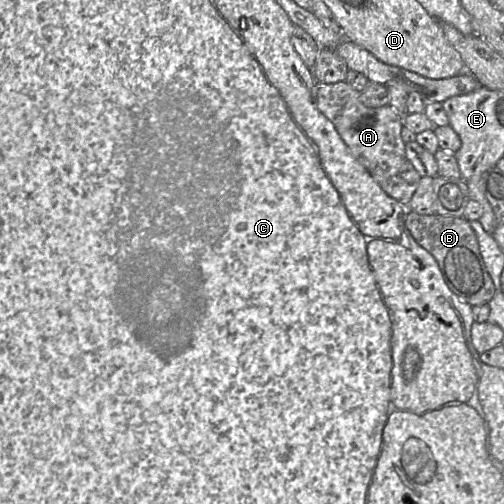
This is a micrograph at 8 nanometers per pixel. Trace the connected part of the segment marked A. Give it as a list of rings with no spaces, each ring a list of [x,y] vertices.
[[[319,83],[314,86],[314,97],[318,110],[334,125],[350,153],[370,173],[379,186],[390,197],[408,206],[421,176],[405,154],[401,138],[404,127],[403,115],[390,105],[370,108],[359,100],[360,92],[349,83]]]

